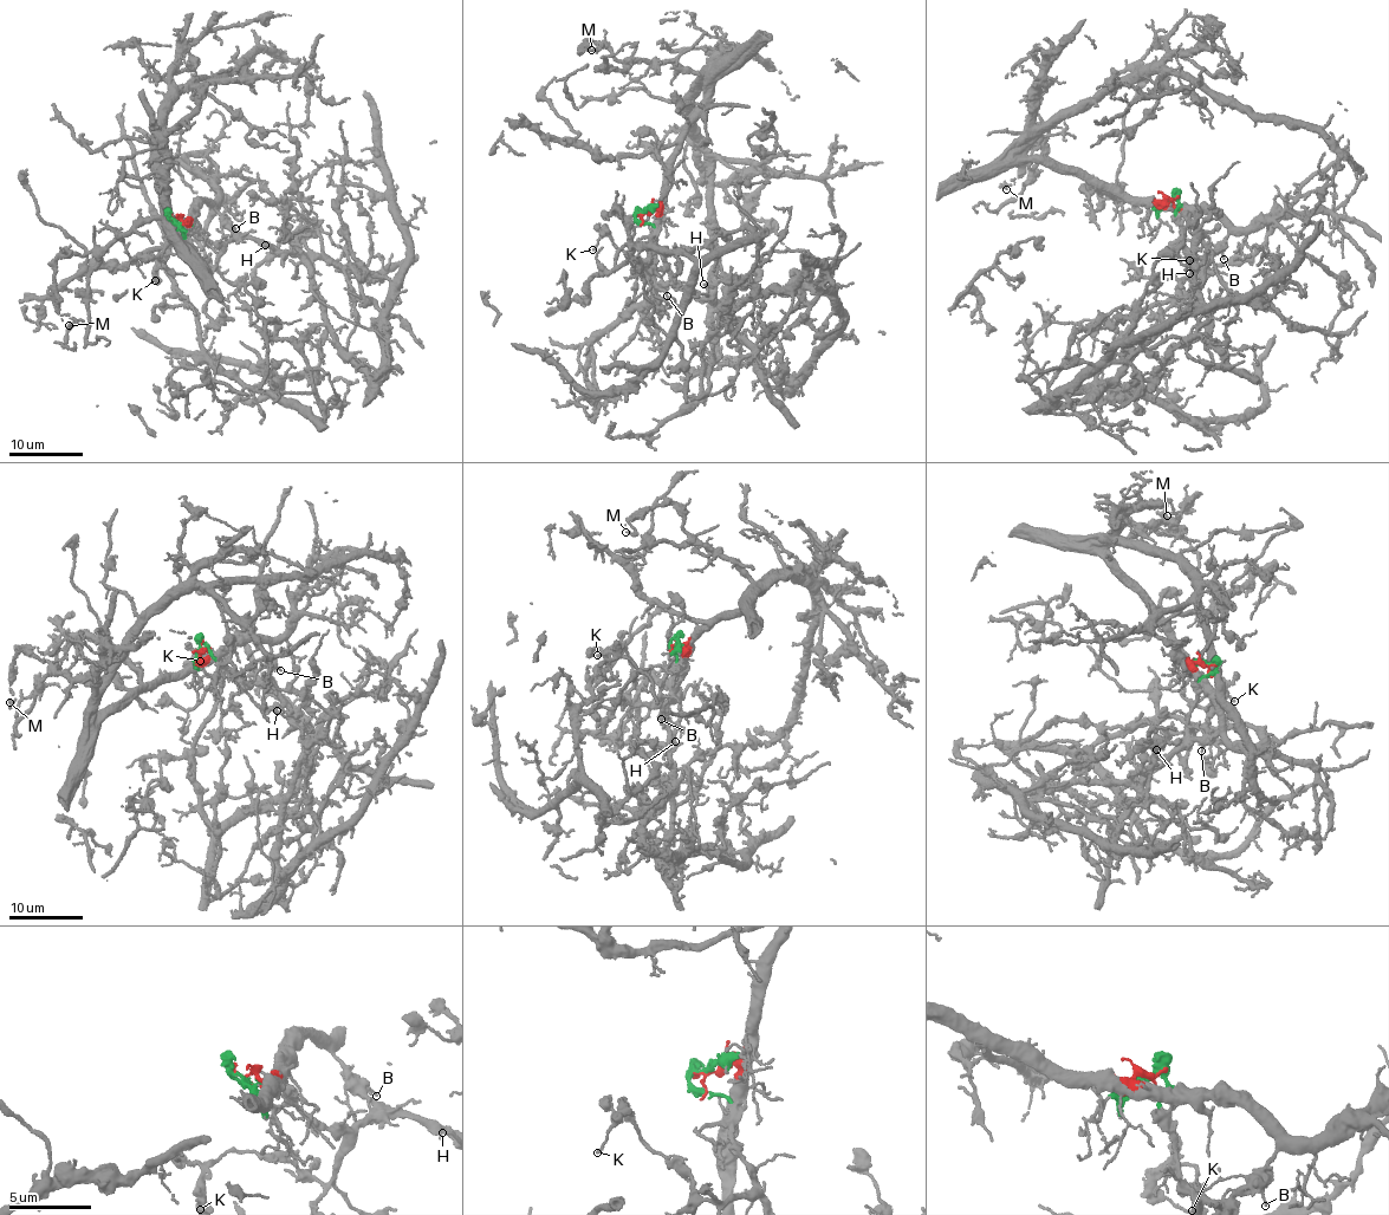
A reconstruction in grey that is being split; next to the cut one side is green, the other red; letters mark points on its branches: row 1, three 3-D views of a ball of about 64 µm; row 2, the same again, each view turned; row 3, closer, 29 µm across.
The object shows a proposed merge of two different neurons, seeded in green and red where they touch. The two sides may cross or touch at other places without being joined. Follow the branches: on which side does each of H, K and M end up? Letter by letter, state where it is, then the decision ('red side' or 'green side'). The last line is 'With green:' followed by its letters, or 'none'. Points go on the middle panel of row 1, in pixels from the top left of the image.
H: place (703, 284); green side
K: place (592, 249); green side
M: place (591, 50); red side
With green: H, K

